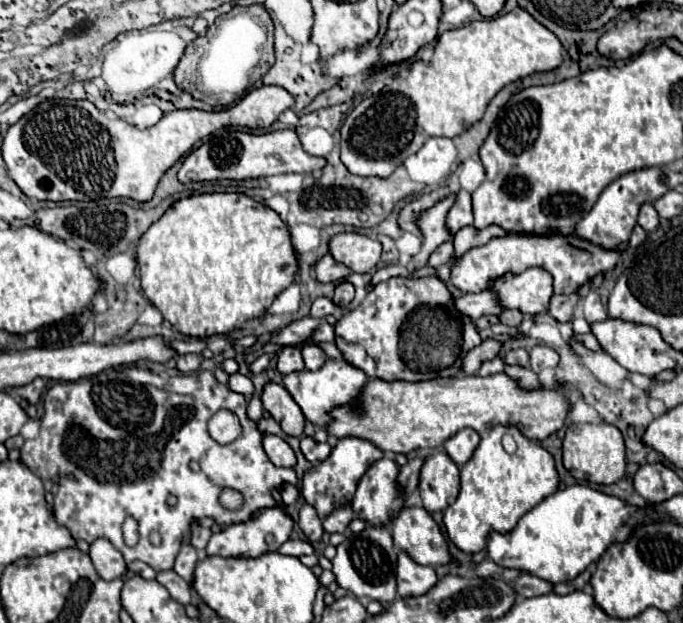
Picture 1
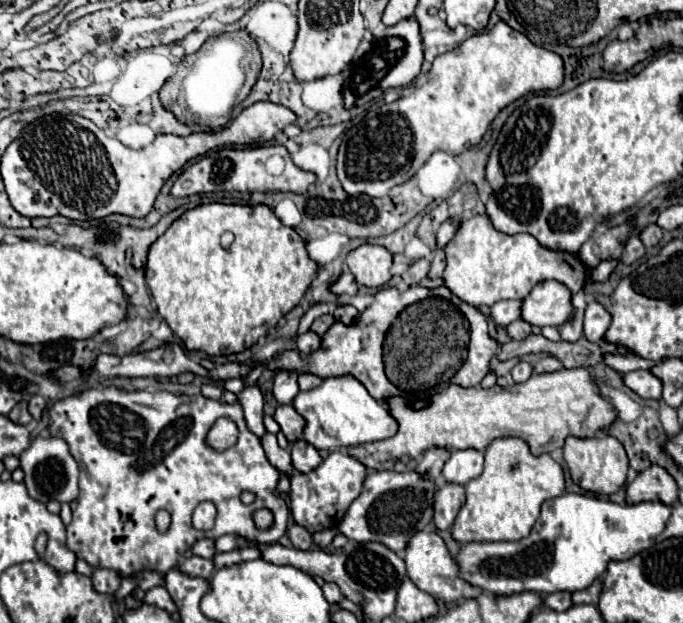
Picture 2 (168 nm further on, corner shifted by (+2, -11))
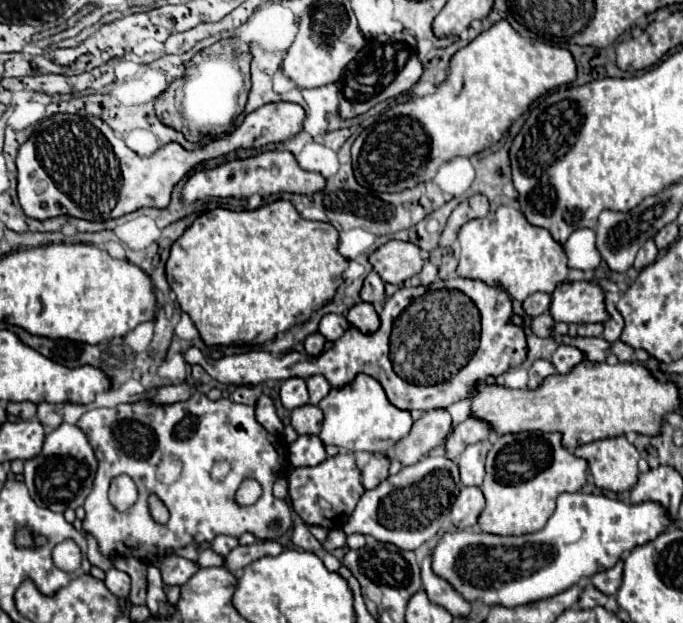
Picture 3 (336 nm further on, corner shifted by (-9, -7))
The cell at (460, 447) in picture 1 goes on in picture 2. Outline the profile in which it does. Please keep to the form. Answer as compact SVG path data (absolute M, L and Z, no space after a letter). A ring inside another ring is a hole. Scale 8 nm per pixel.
M473 448L453 450L453 456L443 466L443 476L447 482L465 486L469 480L481 474L481 468L483 468L483 452Z

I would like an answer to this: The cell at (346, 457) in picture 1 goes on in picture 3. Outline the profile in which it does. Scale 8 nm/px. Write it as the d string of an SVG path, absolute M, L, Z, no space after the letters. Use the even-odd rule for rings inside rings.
M338 452L332 458L326 458L322 464L314 468L296 468L288 476L290 498L296 514L310 526L322 528L342 528L356 508L360 496L364 494L364 486L360 480L360 470L356 466L352 452Z

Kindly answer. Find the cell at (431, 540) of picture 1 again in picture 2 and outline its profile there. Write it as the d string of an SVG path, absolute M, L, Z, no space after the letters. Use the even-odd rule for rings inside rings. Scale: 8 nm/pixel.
M417 532L409 540L409 548L405 550L405 564L407 564L407 576L415 582L415 586L431 594L437 602L451 604L451 602L457 602L459 598L477 598L481 594L479 588L465 584L457 576L457 562L449 556L445 542L435 532Z

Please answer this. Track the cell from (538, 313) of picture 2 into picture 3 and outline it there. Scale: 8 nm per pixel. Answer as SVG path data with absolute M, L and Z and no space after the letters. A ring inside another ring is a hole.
M564 282L556 286L556 292L552 292L552 304L550 304L550 316L554 322L604 322L608 318L608 312L604 310L604 292L594 282Z

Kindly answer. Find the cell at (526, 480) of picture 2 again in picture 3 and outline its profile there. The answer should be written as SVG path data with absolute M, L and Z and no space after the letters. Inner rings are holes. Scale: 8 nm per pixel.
M520 432L506 434L494 440L492 450L486 460L486 478L482 484L482 492L486 498L486 506L478 516L478 528L482 532L510 536L510 534L530 534L544 528L548 518L554 512L556 496L562 492L578 492L586 484L586 460L574 456L560 444L560 434L542 434L542 432Z

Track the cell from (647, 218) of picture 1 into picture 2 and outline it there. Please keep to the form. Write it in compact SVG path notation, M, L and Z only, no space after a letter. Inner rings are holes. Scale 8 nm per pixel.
M649 224L647 228L643 228L641 230L641 242L645 244L645 248L653 248L653 246L657 246L659 242L661 242L661 238L663 238L663 230L657 226L657 224Z

